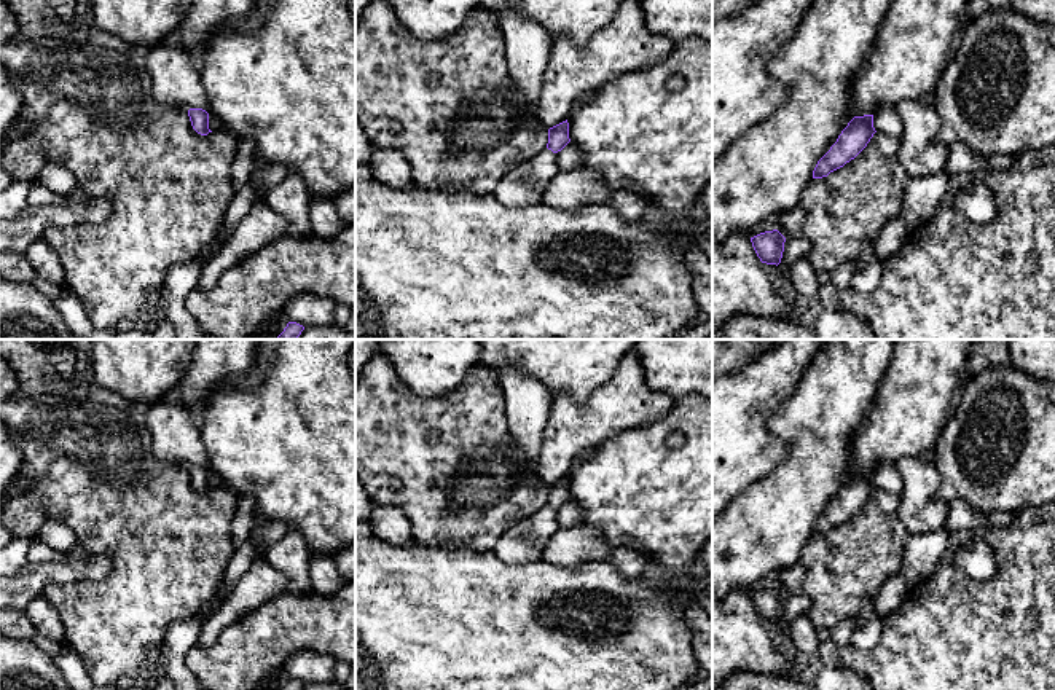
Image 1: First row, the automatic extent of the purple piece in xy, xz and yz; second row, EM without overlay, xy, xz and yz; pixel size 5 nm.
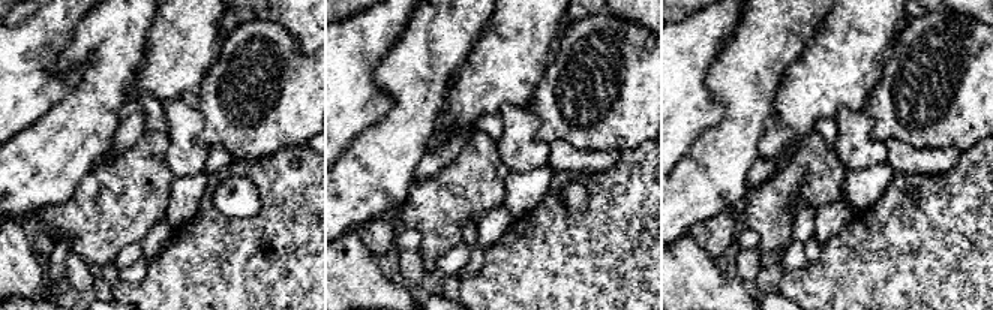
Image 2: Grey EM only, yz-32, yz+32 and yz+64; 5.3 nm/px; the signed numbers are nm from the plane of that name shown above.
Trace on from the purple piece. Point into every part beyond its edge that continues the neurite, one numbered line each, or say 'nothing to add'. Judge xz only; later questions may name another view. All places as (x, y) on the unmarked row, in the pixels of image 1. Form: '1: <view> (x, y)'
1: xz (523, 542)

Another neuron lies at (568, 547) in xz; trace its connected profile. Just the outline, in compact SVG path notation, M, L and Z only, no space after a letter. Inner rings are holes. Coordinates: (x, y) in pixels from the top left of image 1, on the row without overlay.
M588 524L558 527L545 542L542 561L555 566L578 566L588 561L607 561L610 545Z

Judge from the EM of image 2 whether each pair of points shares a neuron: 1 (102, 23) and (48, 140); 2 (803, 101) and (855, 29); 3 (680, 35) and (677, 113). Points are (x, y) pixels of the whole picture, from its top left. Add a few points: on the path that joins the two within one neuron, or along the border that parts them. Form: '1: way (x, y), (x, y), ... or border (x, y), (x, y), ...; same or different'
1: way (101, 51), (101, 87), (77, 111); same
2: way (819, 83), (848, 54), (851, 47); same
3: way (678, 54), (677, 93); same

